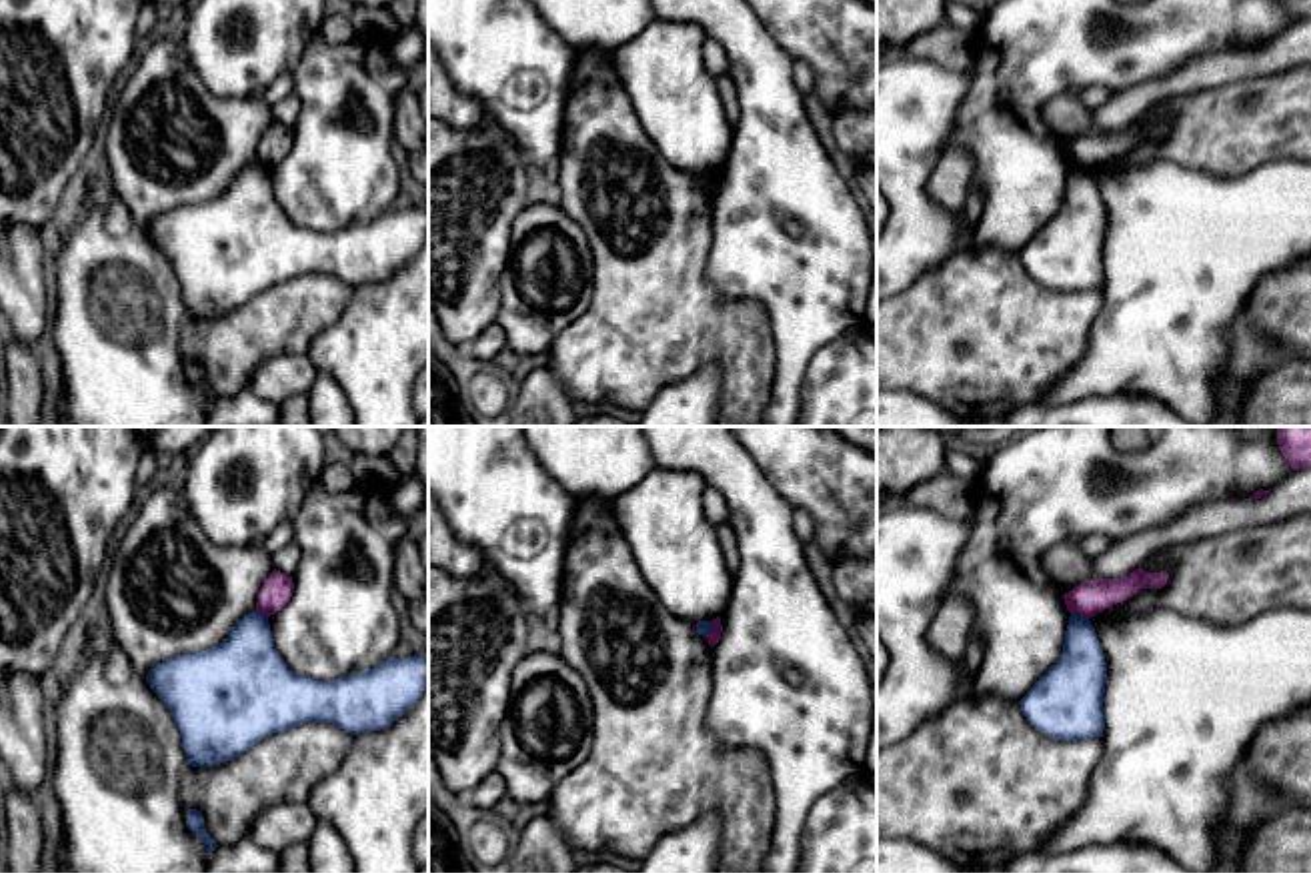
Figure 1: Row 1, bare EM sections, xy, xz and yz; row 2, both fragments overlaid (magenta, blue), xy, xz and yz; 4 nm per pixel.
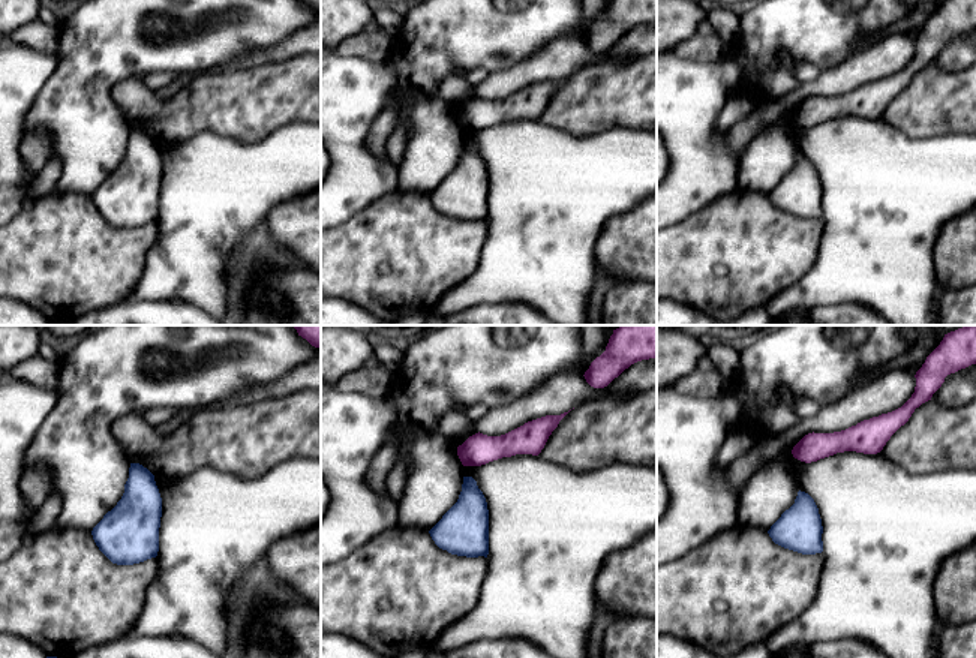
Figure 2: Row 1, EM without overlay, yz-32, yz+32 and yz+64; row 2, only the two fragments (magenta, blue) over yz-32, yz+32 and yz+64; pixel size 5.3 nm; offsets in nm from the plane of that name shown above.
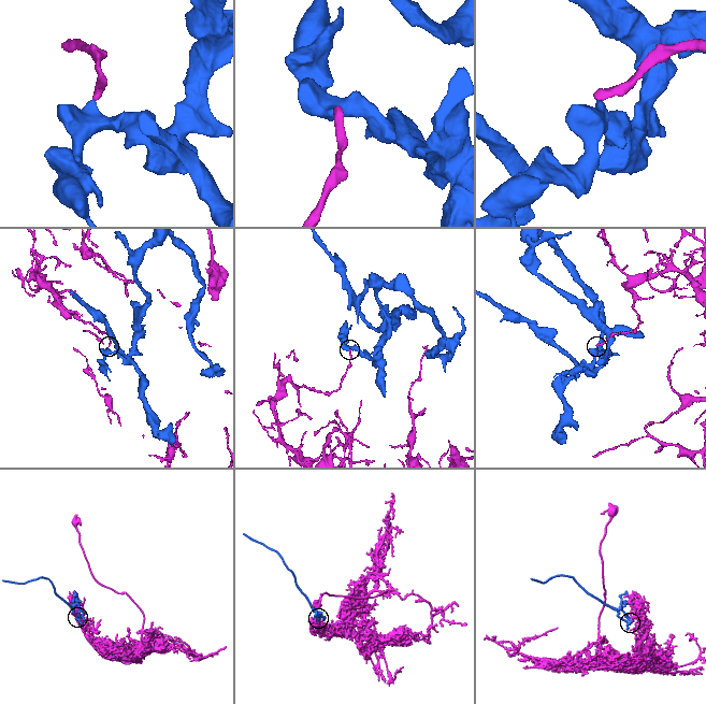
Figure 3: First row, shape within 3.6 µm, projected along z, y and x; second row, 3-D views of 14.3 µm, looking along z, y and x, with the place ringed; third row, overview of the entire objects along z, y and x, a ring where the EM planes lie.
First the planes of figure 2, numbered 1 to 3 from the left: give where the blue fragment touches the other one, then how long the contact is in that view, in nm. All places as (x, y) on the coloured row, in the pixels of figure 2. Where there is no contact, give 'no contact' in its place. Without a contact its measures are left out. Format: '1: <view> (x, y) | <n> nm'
1: no contact
2: no contact
3: no contact

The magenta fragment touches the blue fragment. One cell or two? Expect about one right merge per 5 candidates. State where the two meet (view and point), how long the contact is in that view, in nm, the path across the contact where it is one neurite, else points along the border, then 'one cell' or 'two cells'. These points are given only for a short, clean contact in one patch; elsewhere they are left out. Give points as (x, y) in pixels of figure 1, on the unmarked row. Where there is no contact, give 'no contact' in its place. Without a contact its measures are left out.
meets magenta in yz at (1079, 165); contact 80 nm long; border along yz (1071, 163), (1087, 171); two cells

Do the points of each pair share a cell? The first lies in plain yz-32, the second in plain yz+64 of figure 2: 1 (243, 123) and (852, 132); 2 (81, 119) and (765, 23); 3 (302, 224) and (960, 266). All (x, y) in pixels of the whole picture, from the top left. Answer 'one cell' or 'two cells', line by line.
1: two cells
2: one cell
3: one cell

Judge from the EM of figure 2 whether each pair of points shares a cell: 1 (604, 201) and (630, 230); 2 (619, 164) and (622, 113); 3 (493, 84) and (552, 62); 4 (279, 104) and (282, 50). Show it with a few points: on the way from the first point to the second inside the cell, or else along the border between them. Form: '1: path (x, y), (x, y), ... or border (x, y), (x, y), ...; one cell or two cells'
1: border (640, 200), (615, 213), (595, 243); two cells
2: border (640, 129), (610, 128), (586, 137); two cells
3: path (508, 81), (537, 68); one cell
4: border (305, 53), (248, 68); two cells

